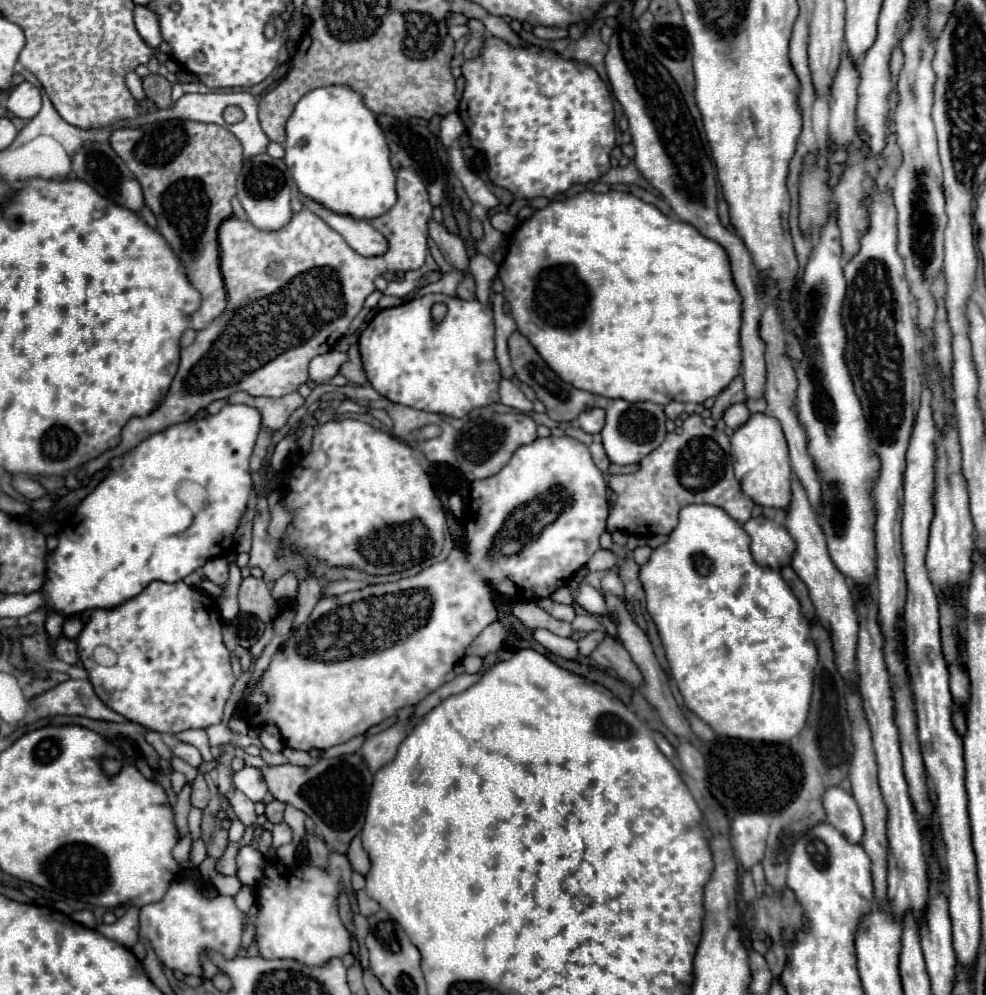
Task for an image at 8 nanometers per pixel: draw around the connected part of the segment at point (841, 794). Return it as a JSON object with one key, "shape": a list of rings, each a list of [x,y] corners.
{"shape":[[[829,786],[829,790],[825,790],[823,794],[823,806],[827,822],[841,830],[841,834],[845,834],[849,842],[857,844],[863,838],[861,814],[855,804],[855,798],[849,792],[845,792],[839,786]]]}

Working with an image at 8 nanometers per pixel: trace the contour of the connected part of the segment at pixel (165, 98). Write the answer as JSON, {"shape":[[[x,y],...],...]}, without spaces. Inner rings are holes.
{"shape":[[[149,74],[143,78],[143,90],[147,98],[151,98],[159,108],[171,106],[171,84],[167,86],[167,78],[159,74]]]}

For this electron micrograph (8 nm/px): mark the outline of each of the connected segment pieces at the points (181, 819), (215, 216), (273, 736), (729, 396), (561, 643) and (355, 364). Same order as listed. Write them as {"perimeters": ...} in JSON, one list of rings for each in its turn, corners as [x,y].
{"perimeters":[[[[185,784],[183,790],[179,792],[177,804],[175,804],[175,824],[177,824],[181,836],[187,834],[187,814],[189,814],[189,810],[191,810],[189,794],[191,794],[191,784]]],[[[189,120],[151,122],[139,128],[125,126],[113,130],[109,142],[139,180],[145,204],[157,218],[157,230],[181,258],[189,282],[203,296],[201,308],[191,316],[191,326],[195,330],[207,328],[227,304],[219,272],[217,228],[233,214],[231,198],[235,196],[235,178],[243,164],[241,142],[225,126]]],[[[263,726],[259,740],[261,740],[263,748],[267,748],[269,752],[281,752],[283,750],[283,740],[281,740],[279,730],[275,726]]],[[[737,376],[733,378],[733,382],[717,396],[717,402],[715,406],[711,408],[711,414],[715,420],[719,420],[725,412],[727,406],[735,404],[735,402],[743,402],[745,400],[745,392],[743,392],[743,376]]],[[[545,628],[533,630],[533,638],[557,656],[563,656],[563,658],[569,658],[569,660],[581,660],[577,656],[577,642],[571,640],[571,638],[561,638],[561,636],[557,636],[557,634],[553,634]]],[[[357,344],[349,346],[347,350],[347,362],[339,368],[339,374],[345,376],[349,382],[353,384],[365,384],[367,378],[365,378],[365,372],[363,372],[363,366],[361,366],[361,356],[359,356],[359,348]]]]}

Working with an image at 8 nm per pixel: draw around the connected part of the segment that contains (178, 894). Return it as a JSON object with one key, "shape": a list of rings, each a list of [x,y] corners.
{"shape":[[[179,876],[169,886],[161,902],[153,902],[139,912],[139,936],[151,942],[157,958],[171,970],[179,970],[185,976],[201,976],[199,954],[211,948],[211,936],[225,936],[225,958],[235,958],[241,948],[243,912],[235,906],[235,898],[217,896],[205,900],[201,890]]]}

